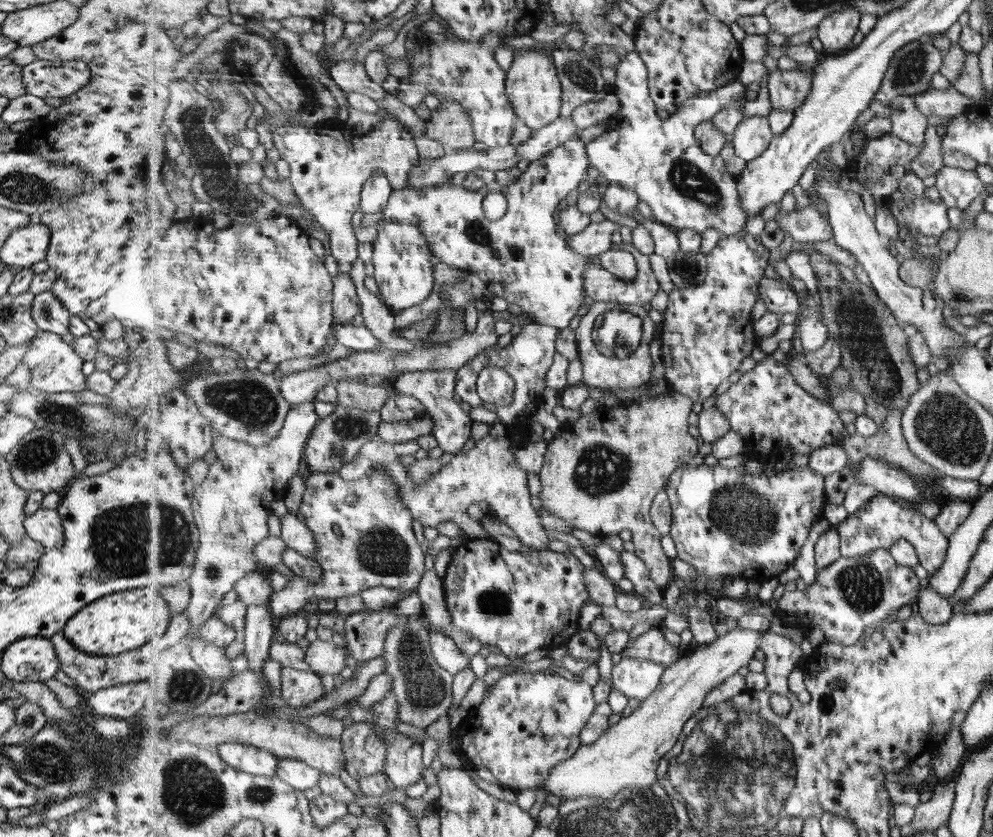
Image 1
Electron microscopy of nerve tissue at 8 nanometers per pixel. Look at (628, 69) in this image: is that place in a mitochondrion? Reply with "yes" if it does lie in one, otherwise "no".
no

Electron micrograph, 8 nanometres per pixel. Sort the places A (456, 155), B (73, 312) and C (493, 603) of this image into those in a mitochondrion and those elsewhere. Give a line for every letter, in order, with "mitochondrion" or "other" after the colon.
A: other
B: other
C: mitochondrion

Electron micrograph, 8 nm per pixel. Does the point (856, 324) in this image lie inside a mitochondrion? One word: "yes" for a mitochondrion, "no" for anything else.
yes

